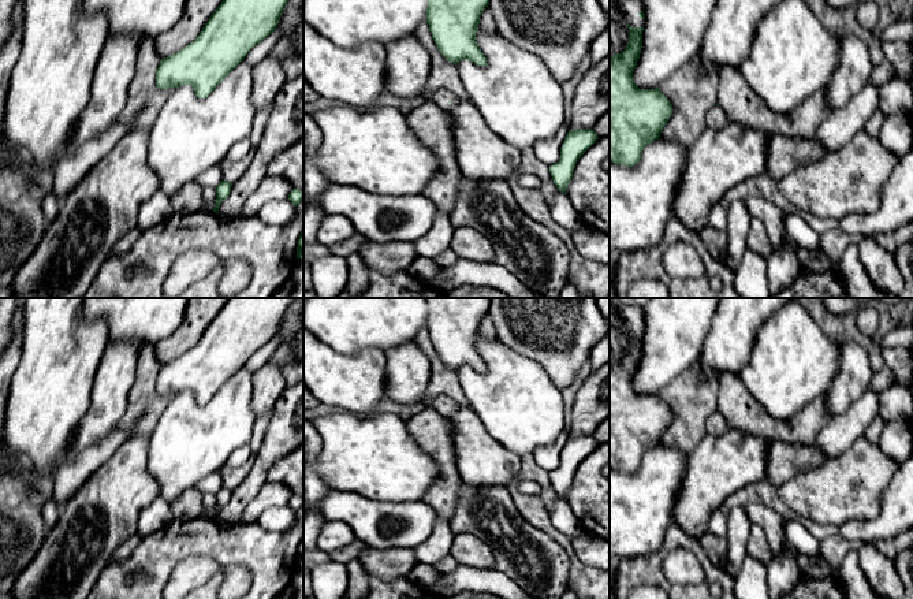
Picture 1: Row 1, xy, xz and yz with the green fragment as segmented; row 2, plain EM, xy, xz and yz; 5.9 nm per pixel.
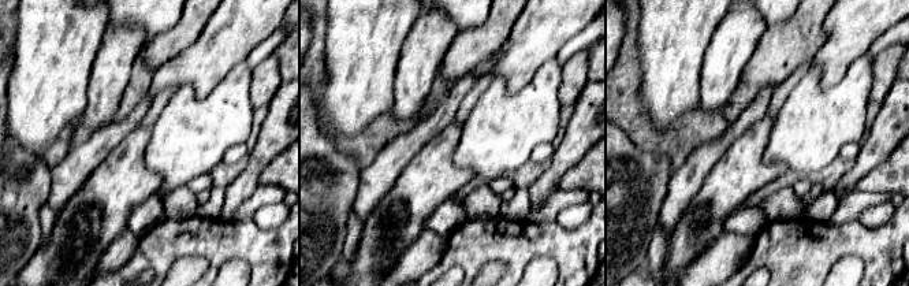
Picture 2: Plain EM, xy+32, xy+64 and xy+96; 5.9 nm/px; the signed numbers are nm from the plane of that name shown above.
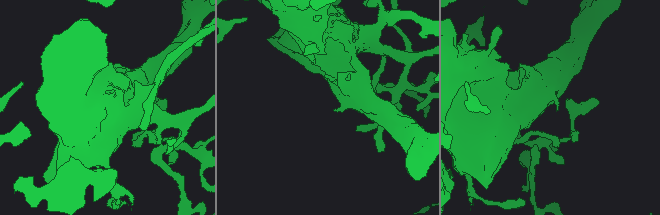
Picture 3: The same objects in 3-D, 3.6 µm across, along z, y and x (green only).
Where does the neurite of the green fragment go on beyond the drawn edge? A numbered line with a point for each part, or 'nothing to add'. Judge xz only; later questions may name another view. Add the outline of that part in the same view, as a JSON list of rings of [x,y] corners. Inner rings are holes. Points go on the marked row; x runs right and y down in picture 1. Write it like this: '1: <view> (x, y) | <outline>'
1: xz (440, 97) | [[[439,89],[432,93],[426,92],[424,97],[446,111],[456,105],[456,96],[448,89]]]

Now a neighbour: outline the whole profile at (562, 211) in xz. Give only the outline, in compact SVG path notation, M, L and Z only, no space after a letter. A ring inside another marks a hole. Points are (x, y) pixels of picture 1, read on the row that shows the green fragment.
M556 191L554 201L549 204L552 219L569 230L570 232L578 231L585 226L585 222L573 208L573 204L564 193Z

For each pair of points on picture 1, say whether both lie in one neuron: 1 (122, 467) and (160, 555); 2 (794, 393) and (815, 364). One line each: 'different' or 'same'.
1: different
2: same

